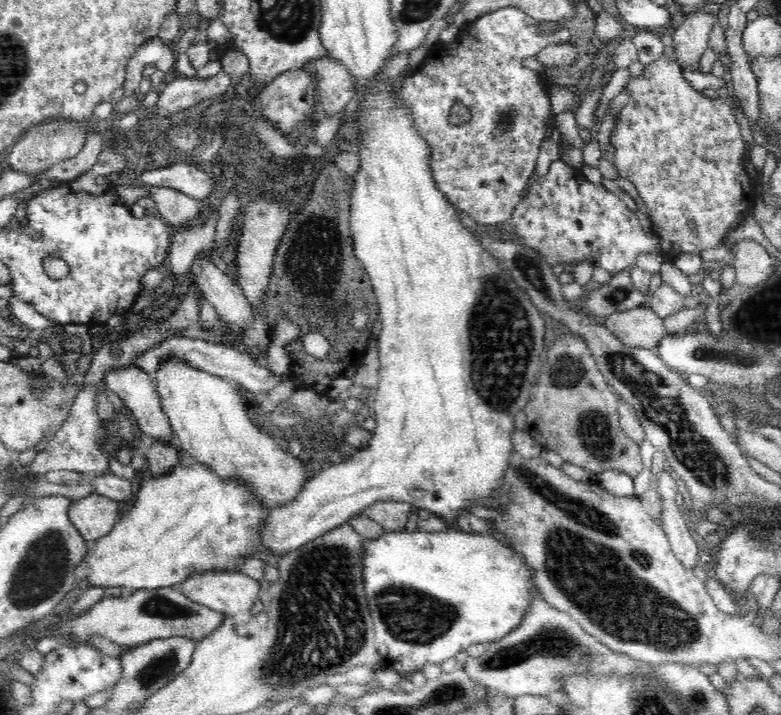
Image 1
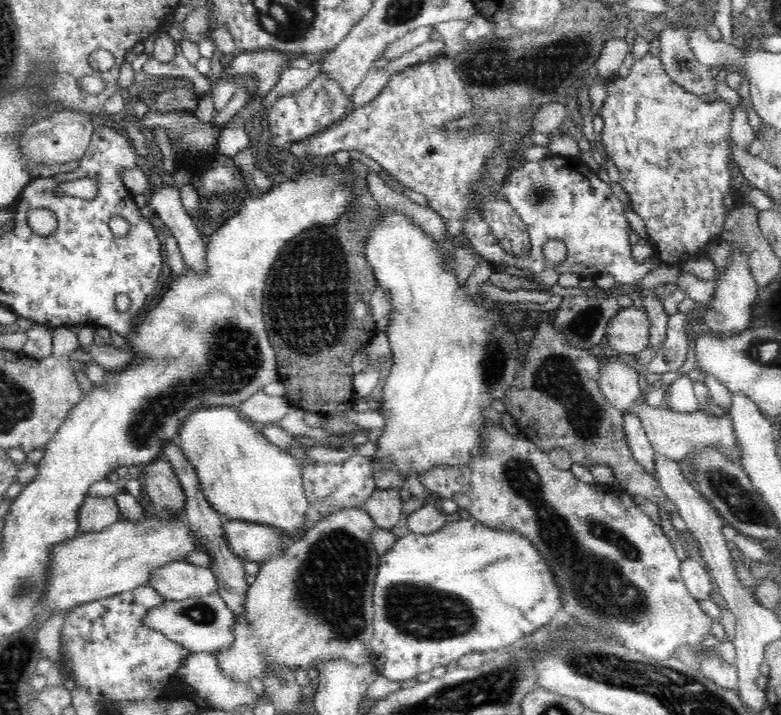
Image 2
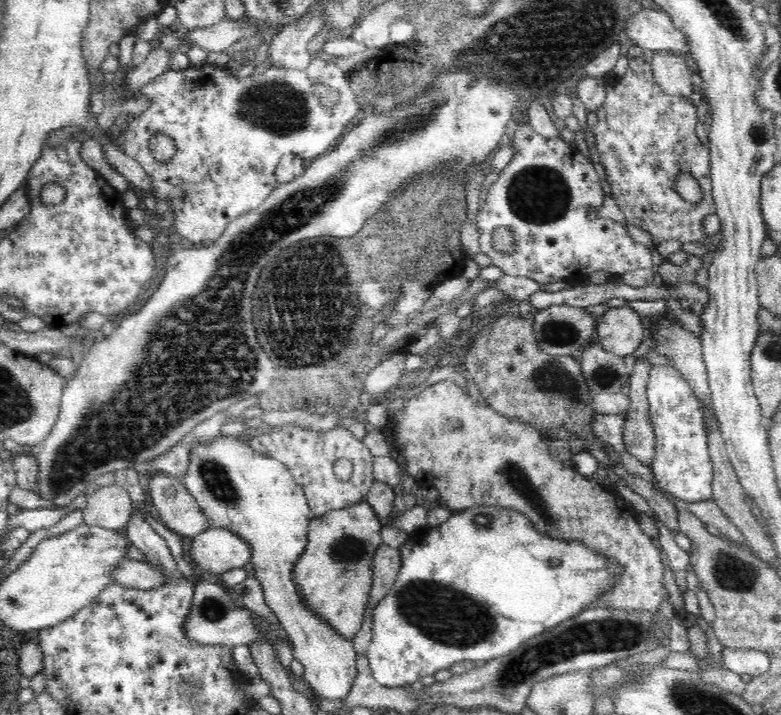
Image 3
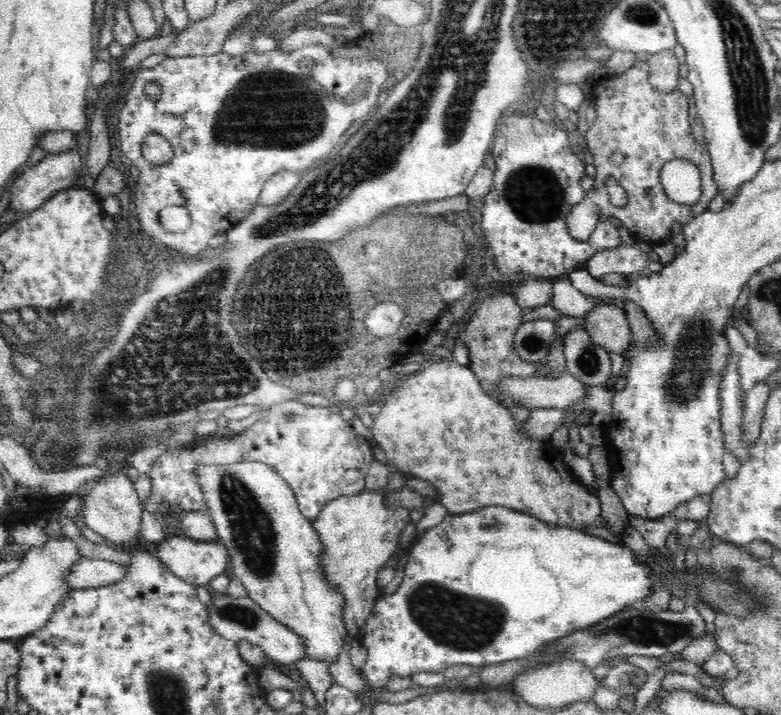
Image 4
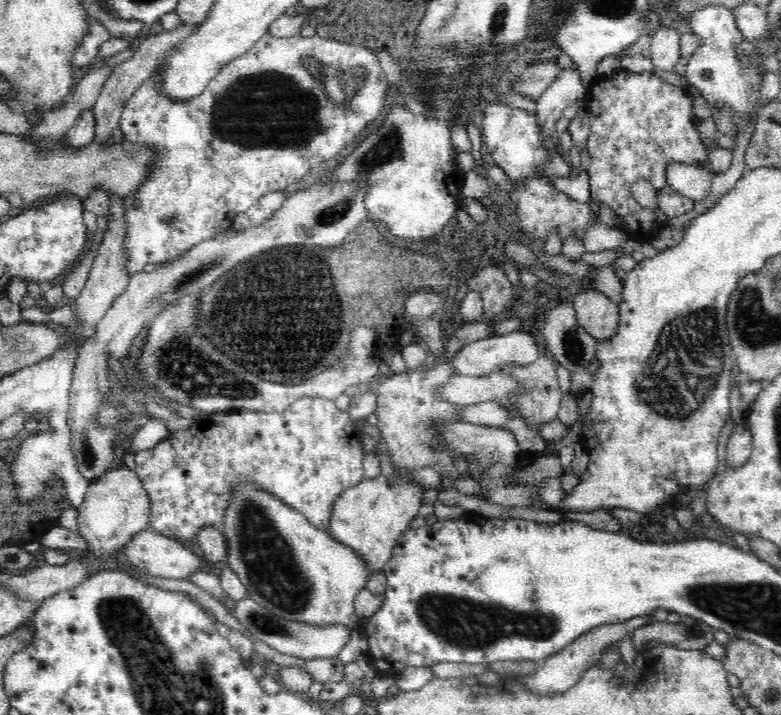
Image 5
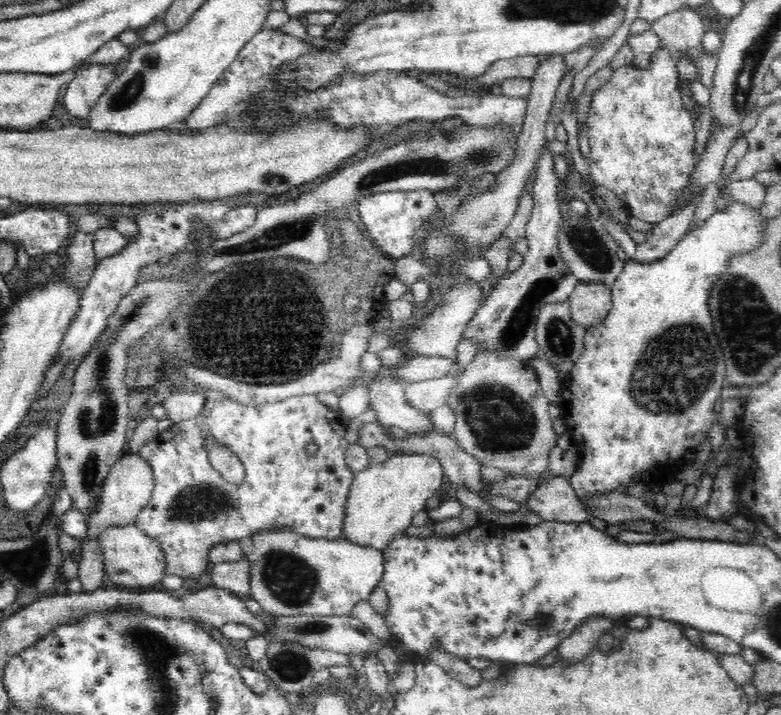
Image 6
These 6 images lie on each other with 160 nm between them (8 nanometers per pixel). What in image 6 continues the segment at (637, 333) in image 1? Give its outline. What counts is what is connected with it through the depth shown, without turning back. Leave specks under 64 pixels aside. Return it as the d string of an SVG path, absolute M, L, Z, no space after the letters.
M580 283L574 288L569 302L571 318L576 324L590 328L598 326L613 306L611 288L602 283Z

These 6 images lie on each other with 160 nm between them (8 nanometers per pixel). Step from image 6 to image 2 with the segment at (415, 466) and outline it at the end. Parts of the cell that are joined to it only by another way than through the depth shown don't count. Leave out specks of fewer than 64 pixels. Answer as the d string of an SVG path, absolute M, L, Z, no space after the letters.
M344 508L340 512L334 512L330 515L326 515L320 522L305 530L304 534L283 551L280 558L272 558L271 560L262 563L259 573L256 576L255 581L247 588L246 600L243 604L245 611L243 615L235 615L235 621L233 624L234 640L232 644L221 651L212 653L214 663L219 665L219 669L225 674L227 678L233 678L237 682L243 682L249 684L252 678L258 678L262 681L264 678L264 672L266 672L266 666L287 666L290 672L295 672L296 668L303 668L310 672L318 662L328 662L328 660L347 660L352 664L368 665L371 662L371 650L370 644L374 632L374 601L373 601L373 588L375 585L375 578L379 567L379 554L374 548L371 541L371 532L376 524L372 521L368 512L363 508L358 510L357 508Z

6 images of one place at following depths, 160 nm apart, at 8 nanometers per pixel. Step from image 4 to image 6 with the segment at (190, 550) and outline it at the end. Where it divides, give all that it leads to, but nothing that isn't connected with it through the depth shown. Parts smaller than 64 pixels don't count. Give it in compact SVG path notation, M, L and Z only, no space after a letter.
M134 525L104 528L98 534L98 545L104 555L105 583L109 586L121 584L124 587L154 586L164 578L166 555L158 541Z

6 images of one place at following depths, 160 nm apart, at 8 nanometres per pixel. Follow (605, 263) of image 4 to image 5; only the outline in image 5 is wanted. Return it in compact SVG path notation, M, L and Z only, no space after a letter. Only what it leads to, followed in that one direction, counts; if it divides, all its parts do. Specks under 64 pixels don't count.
M596 220L588 226L584 247L590 254L619 250L626 246L628 234L622 229L608 227L604 222Z

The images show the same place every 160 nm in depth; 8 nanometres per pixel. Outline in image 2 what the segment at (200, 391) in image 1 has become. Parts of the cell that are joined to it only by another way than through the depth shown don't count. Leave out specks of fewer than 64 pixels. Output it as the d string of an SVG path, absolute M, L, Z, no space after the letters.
M206 405L194 409L182 419L177 438L180 438L181 449L198 475L206 499L226 520L272 525L294 540L304 532L310 506L298 457L288 455L268 441L258 425L242 417L236 408L230 405Z

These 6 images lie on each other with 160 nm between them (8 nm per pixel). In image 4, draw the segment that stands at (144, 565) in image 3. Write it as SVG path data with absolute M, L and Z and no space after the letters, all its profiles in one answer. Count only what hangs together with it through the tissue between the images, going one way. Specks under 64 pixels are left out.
M80 558L66 574L66 583L72 589L110 586L124 580L128 567L110 560Z

